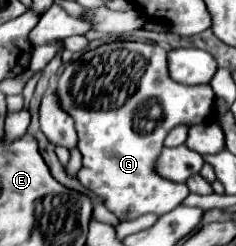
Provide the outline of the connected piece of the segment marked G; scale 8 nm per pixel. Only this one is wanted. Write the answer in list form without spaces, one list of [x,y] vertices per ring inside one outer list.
[[[111,42],[95,50],[87,50],[75,62],[69,62],[63,74],[57,80],[57,96],[61,110],[65,110],[75,120],[75,130],[79,134],[79,152],[82,156],[82,167],[77,174],[79,182],[99,196],[109,212],[119,220],[133,220],[141,214],[155,212],[165,214],[181,204],[189,194],[185,184],[173,184],[165,178],[159,178],[153,170],[157,156],[161,154],[165,136],[179,124],[195,126],[213,120],[213,102],[215,94],[209,84],[185,86],[177,84],[167,74],[165,64],[167,50],[159,44],[145,42]]]

